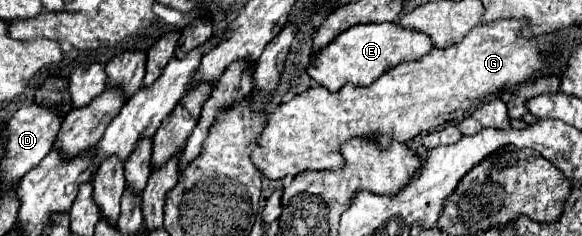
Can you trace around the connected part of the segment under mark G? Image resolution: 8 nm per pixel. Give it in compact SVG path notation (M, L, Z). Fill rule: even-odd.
M525 18L496 20L473 28L459 44L453 44L449 48L435 48L431 54L423 56L417 62L405 62L405 64L391 68L381 78L377 78L375 84L371 84L371 86L357 88L353 84L347 84L339 92L329 92L323 86L309 88L309 90L297 94L291 102L285 102L271 112L269 122L257 140L257 146L251 148L251 160L263 176L277 180L277 178L285 178L289 174L297 176L299 172L305 172L305 170L321 172L321 170L343 168L345 160L341 158L341 154L337 150L341 144L345 144L351 138L371 138L371 135L376 134L381 149L387 148L393 140L409 142L417 134L423 134L421 132L423 128L433 130L437 118L451 120L453 114L457 114L461 110L465 112L471 106L477 106L479 102L483 102L487 96L497 94L509 86L527 82L527 80L531 80L531 76L535 72L543 70L545 68L545 50L541 50L539 42L535 38L521 36L525 28L529 28L529 20L525 20ZM301 124L305 124L305 128L299 132Z

